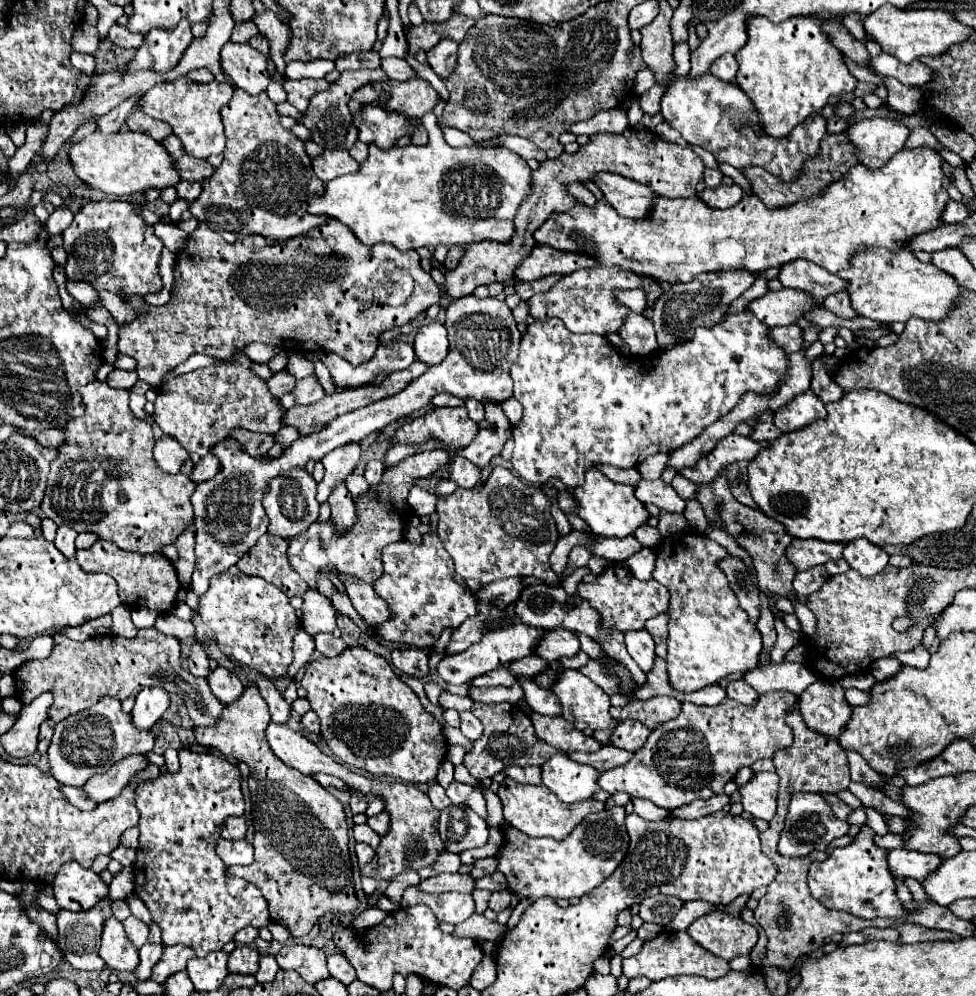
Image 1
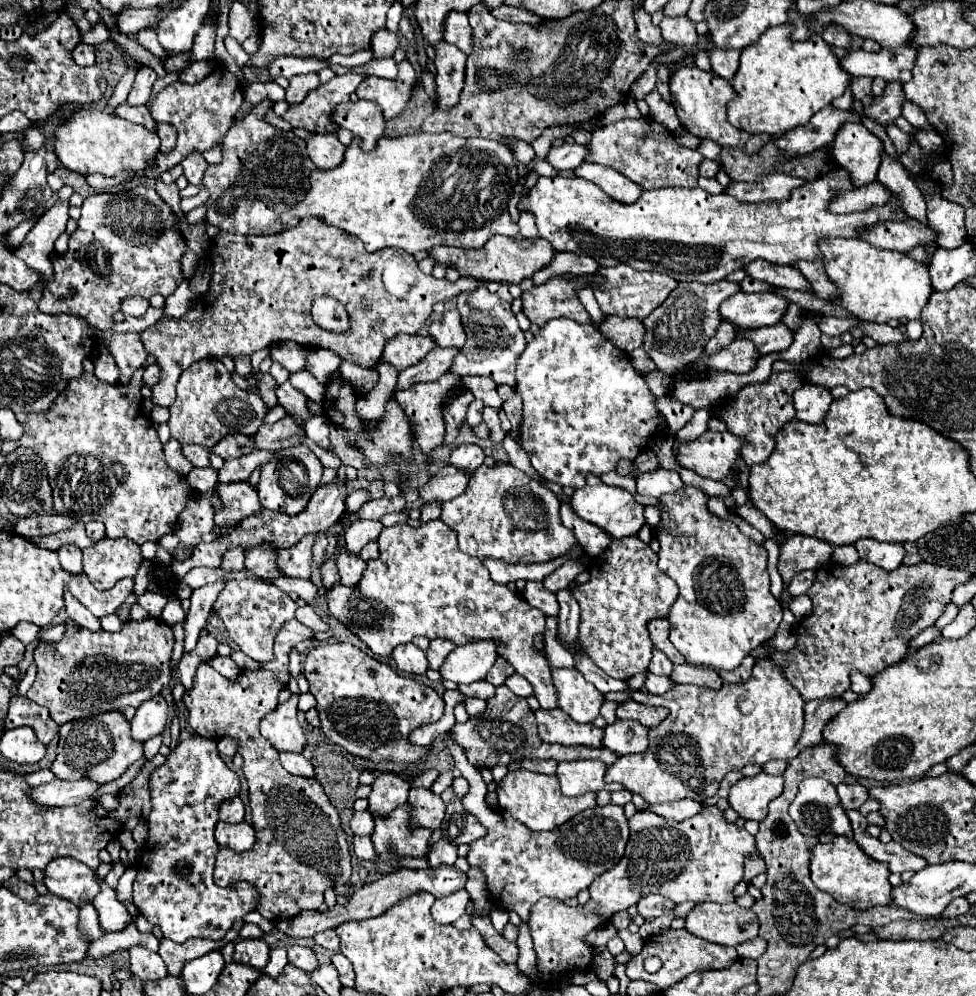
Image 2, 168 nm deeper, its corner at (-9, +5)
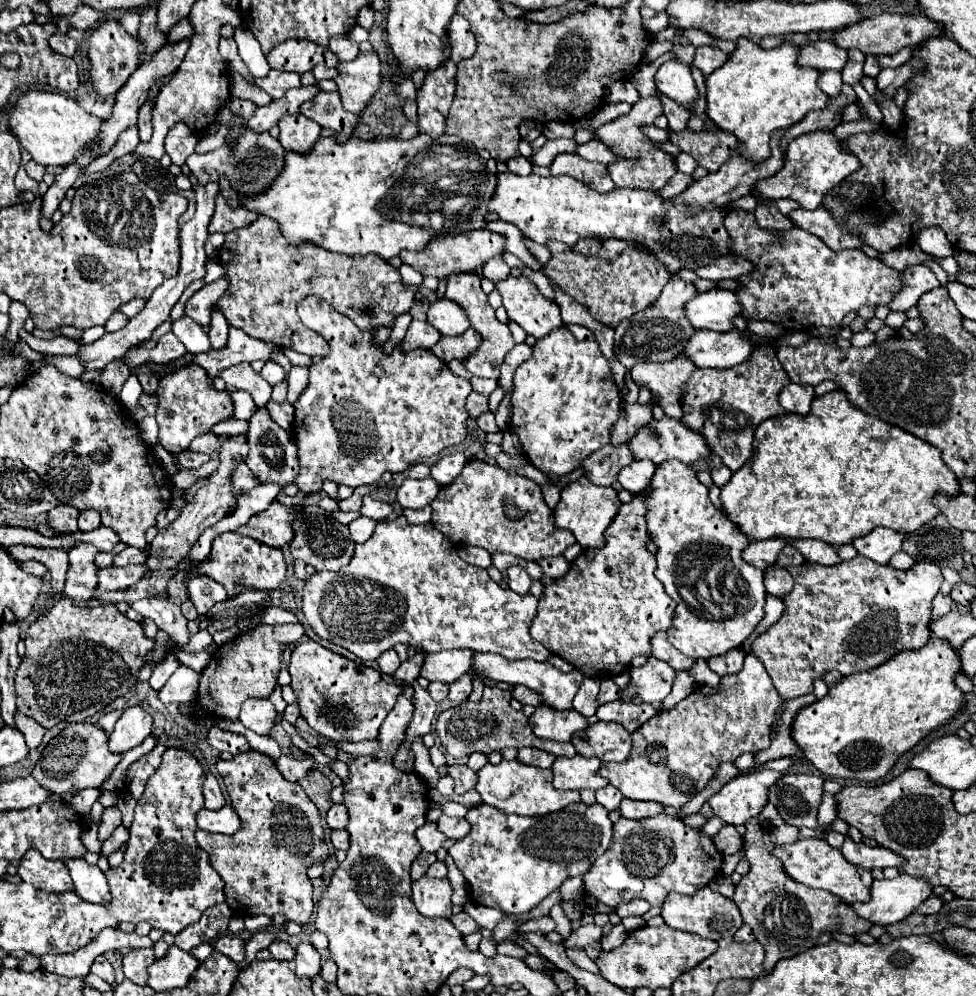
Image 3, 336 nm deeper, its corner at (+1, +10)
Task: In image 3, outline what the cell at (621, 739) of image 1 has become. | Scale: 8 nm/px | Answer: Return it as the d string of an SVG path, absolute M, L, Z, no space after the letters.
M598 721L588 729L574 733L572 745L582 757L598 757L602 763L624 761L630 755L630 733L618 723Z

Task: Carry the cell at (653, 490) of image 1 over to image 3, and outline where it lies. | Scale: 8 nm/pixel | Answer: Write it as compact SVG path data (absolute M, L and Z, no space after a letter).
M648 459L642 461L632 461L628 467L622 467L618 473L618 483L630 491L630 493L640 493L652 479L656 465Z

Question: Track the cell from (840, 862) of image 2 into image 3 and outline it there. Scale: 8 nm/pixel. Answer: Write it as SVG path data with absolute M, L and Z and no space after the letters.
M798 839L790 845L780 845L772 851L772 855L782 861L784 871L798 883L812 887L812 889L824 889L832 895L840 897L840 901L856 903L856 901L868 901L870 897L870 885L872 885L872 873L868 869L860 869L852 863L848 863L842 853L834 847L830 847L824 839Z

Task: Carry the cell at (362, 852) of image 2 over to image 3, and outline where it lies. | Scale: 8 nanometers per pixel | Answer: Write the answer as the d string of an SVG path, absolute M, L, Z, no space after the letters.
M336 829L336 831L332 831L332 835L330 835L330 843L334 845L334 849L348 849L348 845L350 845L350 839L348 839L348 831L346 829Z

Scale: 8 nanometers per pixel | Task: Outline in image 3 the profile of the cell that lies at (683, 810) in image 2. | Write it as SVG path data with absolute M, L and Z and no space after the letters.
M622 799L620 803L620 815L626 819L640 819L640 817L652 817L662 811L660 803L644 803L644 801L632 801Z

